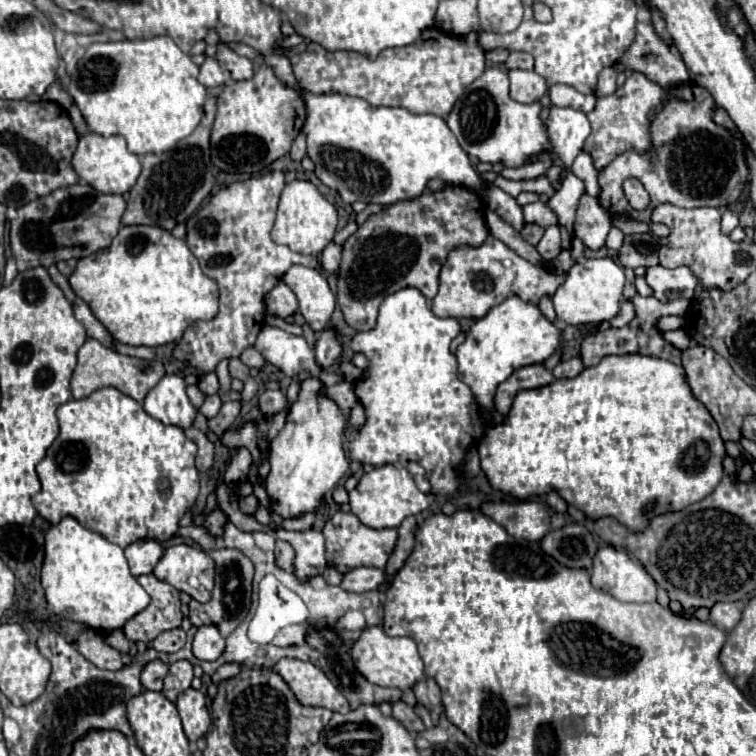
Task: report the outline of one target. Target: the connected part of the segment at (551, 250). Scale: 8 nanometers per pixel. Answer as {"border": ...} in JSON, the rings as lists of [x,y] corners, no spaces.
{"border":[[[548,226],[548,228],[546,228],[546,232],[544,232],[542,240],[538,242],[536,250],[538,250],[540,256],[542,256],[544,260],[548,260],[548,262],[554,260],[554,258],[560,254],[562,246],[560,246],[560,230],[558,230],[558,226]]]}

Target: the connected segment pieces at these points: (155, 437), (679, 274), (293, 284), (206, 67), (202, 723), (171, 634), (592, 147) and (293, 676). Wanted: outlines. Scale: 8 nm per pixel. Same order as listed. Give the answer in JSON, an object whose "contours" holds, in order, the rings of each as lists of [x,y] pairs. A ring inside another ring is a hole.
{"contours":[[[[100,388],[88,398],[62,404],[58,408],[58,422],[60,434],[36,466],[42,490],[32,498],[32,504],[38,514],[50,524],[60,522],[64,516],[74,516],[82,526],[102,534],[120,548],[144,538],[156,542],[170,540],[178,530],[180,518],[194,506],[200,490],[200,478],[194,466],[196,444],[184,436],[184,430],[164,426],[146,414],[142,404],[116,388]]],[[[652,266],[646,272],[646,282],[654,290],[654,294],[676,294],[676,298],[694,298],[694,290],[698,286],[698,276],[688,268],[664,268]]],[[[292,266],[282,280],[296,294],[298,310],[306,318],[310,328],[314,332],[324,330],[336,306],[336,298],[324,274],[316,268]]],[[[206,58],[206,62],[200,66],[198,82],[206,88],[220,88],[230,80],[230,74],[226,68],[222,68],[214,58]]],[[[194,688],[184,690],[184,694],[180,694],[176,700],[176,708],[180,712],[182,726],[190,742],[196,742],[200,736],[208,732],[208,726],[212,720],[206,708],[206,698],[200,690],[194,690]]],[[[174,628],[174,630],[166,630],[162,632],[154,642],[154,650],[156,652],[166,652],[166,654],[172,654],[172,652],[178,652],[186,642],[186,632],[182,628]]],[[[634,72],[632,76],[626,78],[624,86],[620,86],[614,94],[598,98],[596,108],[588,114],[592,132],[584,144],[584,150],[592,156],[596,170],[602,170],[606,164],[610,164],[616,156],[620,156],[628,148],[634,148],[636,152],[646,152],[652,148],[648,124],[650,124],[650,116],[662,108],[660,102],[662,96],[664,96],[662,86],[650,82],[644,74]]],[[[282,658],[274,666],[274,670],[284,678],[284,682],[296,694],[300,704],[322,706],[322,708],[328,708],[328,710],[340,712],[340,714],[350,712],[348,700],[326,678],[326,674],[322,670],[318,670],[314,664],[294,660],[294,658]]]]}

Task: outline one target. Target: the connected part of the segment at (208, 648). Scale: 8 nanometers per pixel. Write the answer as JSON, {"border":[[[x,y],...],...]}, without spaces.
{"border":[[[200,626],[196,636],[194,636],[192,648],[194,648],[194,656],[198,660],[214,662],[222,656],[222,652],[226,648],[226,642],[220,636],[220,632],[216,630],[216,626]]]}

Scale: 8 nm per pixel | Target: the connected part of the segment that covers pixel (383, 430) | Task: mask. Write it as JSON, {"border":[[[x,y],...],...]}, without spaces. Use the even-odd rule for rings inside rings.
{"border":[[[408,286],[384,298],[376,326],[352,338],[352,350],[370,358],[368,378],[356,382],[356,396],[366,408],[366,424],[348,444],[352,460],[372,466],[418,462],[426,470],[434,494],[452,494],[458,488],[462,458],[466,450],[484,436],[486,428],[484,422],[480,422],[480,406],[474,404],[470,388],[458,380],[456,356],[450,352],[450,342],[458,332],[458,320],[438,318],[418,288]]]}

